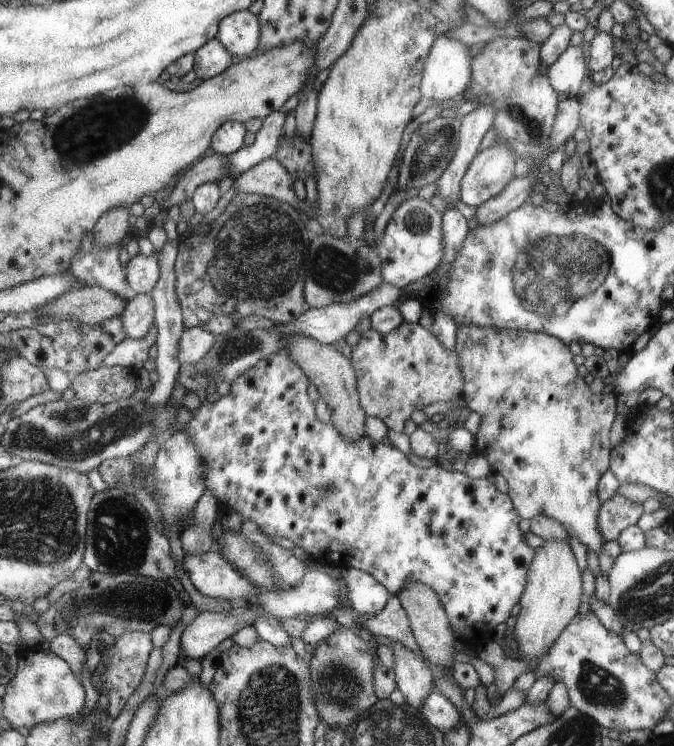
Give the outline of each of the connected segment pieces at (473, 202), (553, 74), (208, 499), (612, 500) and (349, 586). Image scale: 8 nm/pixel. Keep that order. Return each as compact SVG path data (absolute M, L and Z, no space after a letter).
M499 140L474 156L460 182L459 198L467 206L479 206L498 195L513 177L514 152Z
M569 45L546 70L550 85L566 95L579 94L588 82L588 74L579 45Z
M205 489L192 508L188 526L179 532L183 552L188 555L207 553L214 550L211 526L215 520L218 500L212 490Z
M615 493L601 501L598 510L597 526L604 541L615 541L625 527L635 525L643 513L642 504L638 504Z
M346 567L342 569L341 579L346 584L348 602L355 615L375 614L385 606L389 594L387 589L371 574Z

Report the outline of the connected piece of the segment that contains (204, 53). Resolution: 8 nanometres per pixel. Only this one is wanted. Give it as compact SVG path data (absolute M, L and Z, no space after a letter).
M217 36L210 38L205 45L194 50L193 72L203 79L223 72L230 64L230 54L219 42Z

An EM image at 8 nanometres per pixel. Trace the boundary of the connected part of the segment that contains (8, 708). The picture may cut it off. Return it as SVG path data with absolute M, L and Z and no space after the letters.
M24 647L21 651L18 671L15 678L5 687L6 693L4 700L4 716L11 724L11 728L21 728L24 726L32 729L34 726L44 722L53 722L58 718L76 717L85 710L85 688L81 686L81 681L73 674L71 666L53 652L43 650L39 647Z

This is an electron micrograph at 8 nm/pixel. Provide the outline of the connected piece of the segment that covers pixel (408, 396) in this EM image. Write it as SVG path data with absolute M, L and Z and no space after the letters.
M404 321L386 335L373 329L360 334L359 342L351 351L354 374L357 376L358 401L366 416L379 418L395 432L402 432L411 412L437 400L453 400L461 396L463 378L459 358L454 349L447 349L430 330L417 323Z

